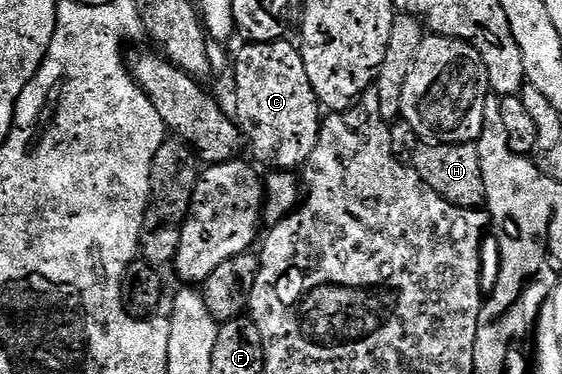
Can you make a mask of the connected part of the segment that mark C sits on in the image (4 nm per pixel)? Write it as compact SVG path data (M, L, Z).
M289 38L268 40L262 44L246 43L246 48L237 52L237 65L233 68L233 80L237 83L237 112L235 119L243 133L244 139L253 147L253 152L273 170L297 170L310 158L311 150L319 142L323 105L318 100L311 82L307 78L305 63L301 57L300 47Z

